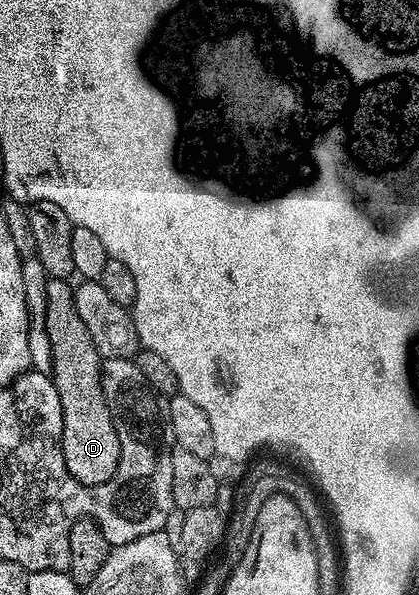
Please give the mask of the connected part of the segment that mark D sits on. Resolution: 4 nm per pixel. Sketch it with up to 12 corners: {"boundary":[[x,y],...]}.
{"boundary":[[48,278],[45,329],[71,471],[97,483],[118,454],[101,357],[68,280]]}

